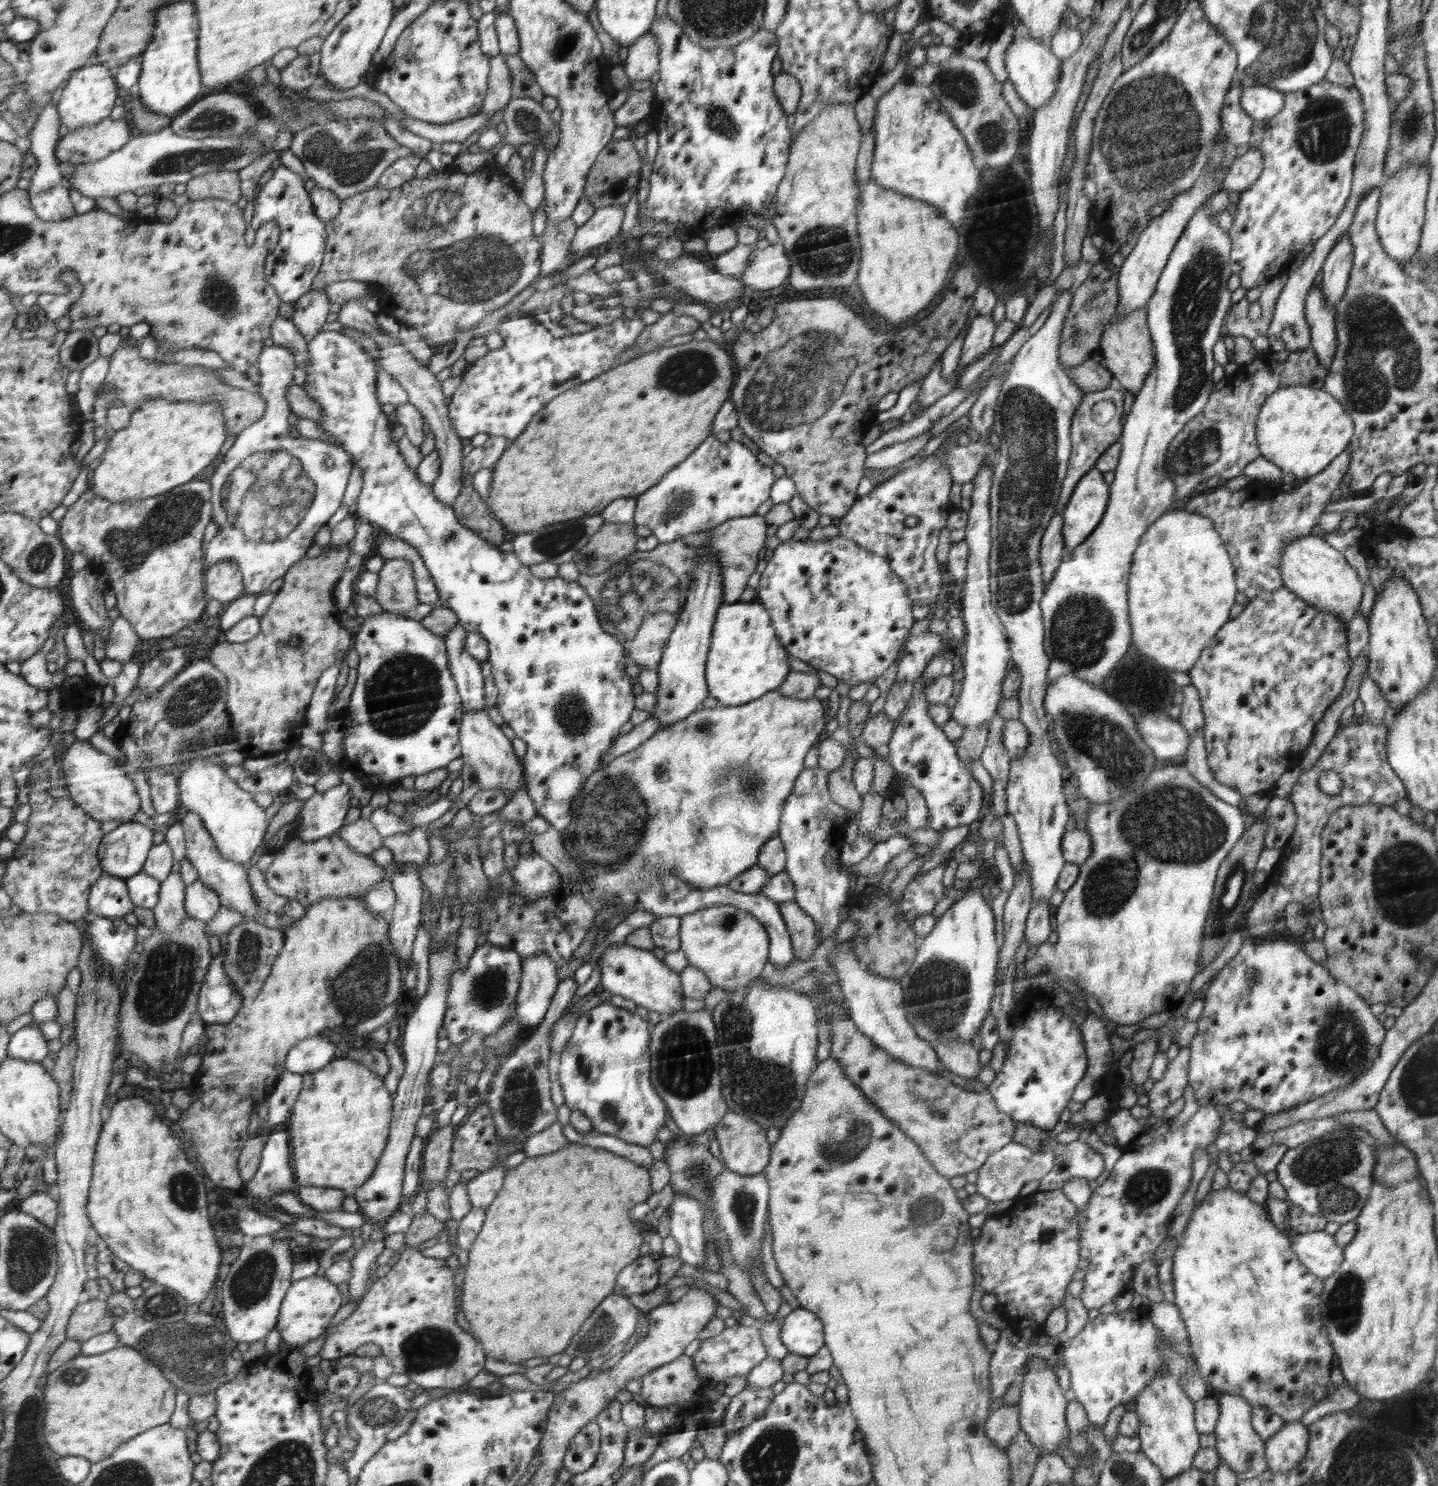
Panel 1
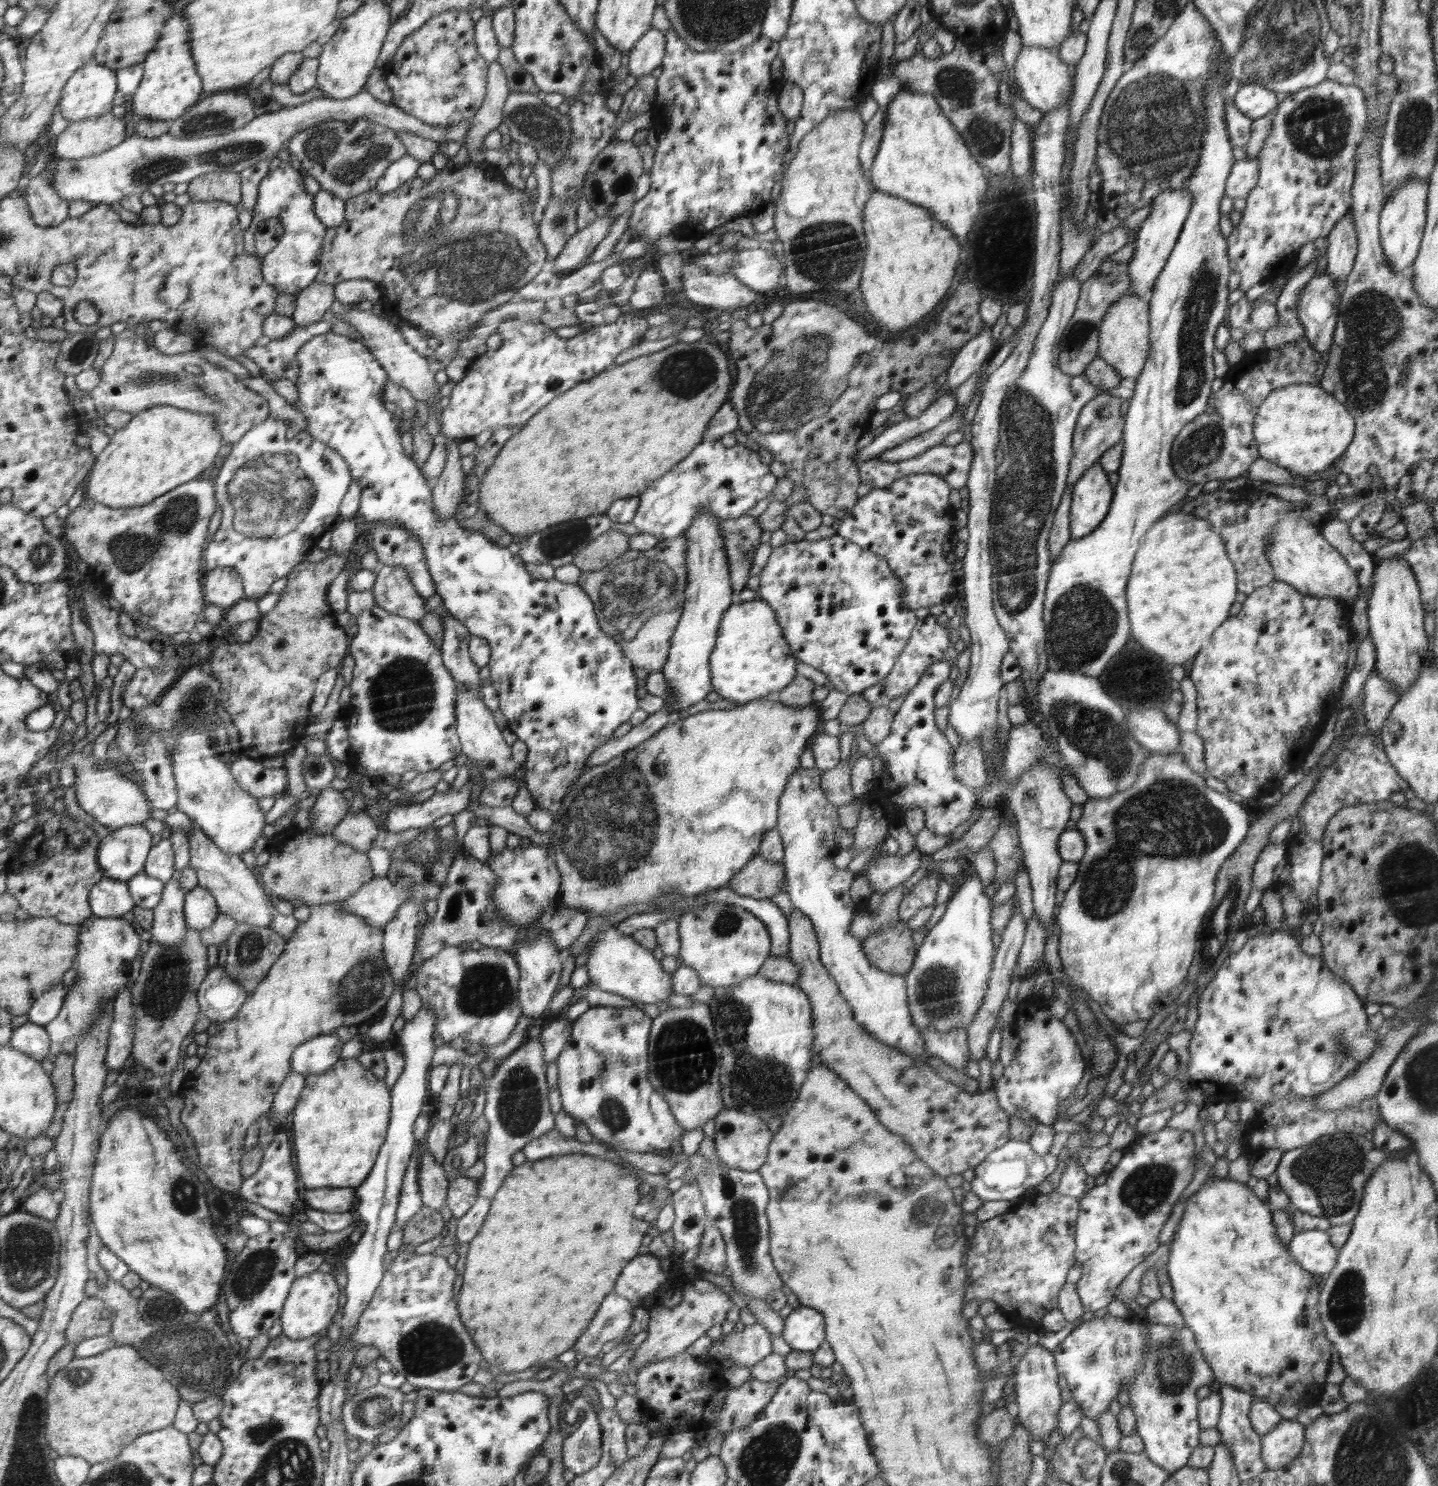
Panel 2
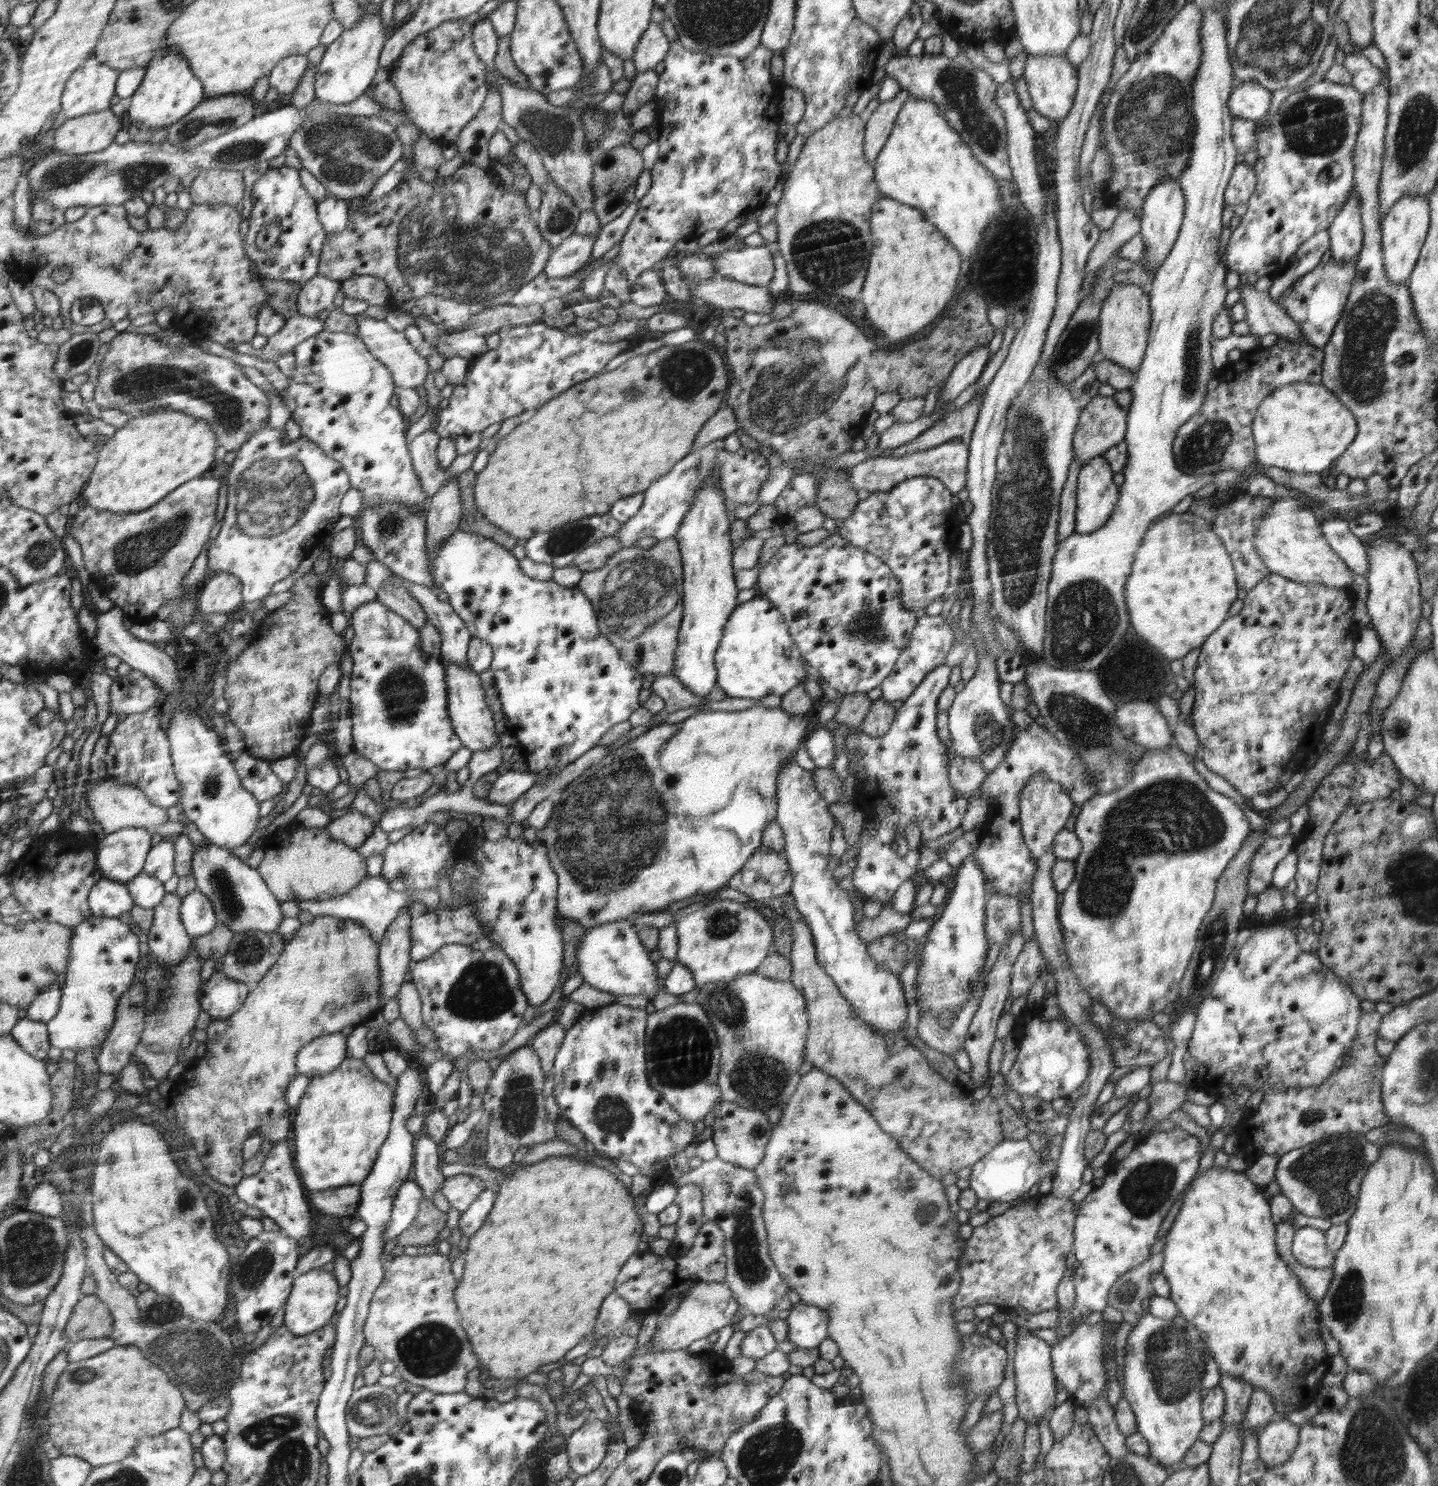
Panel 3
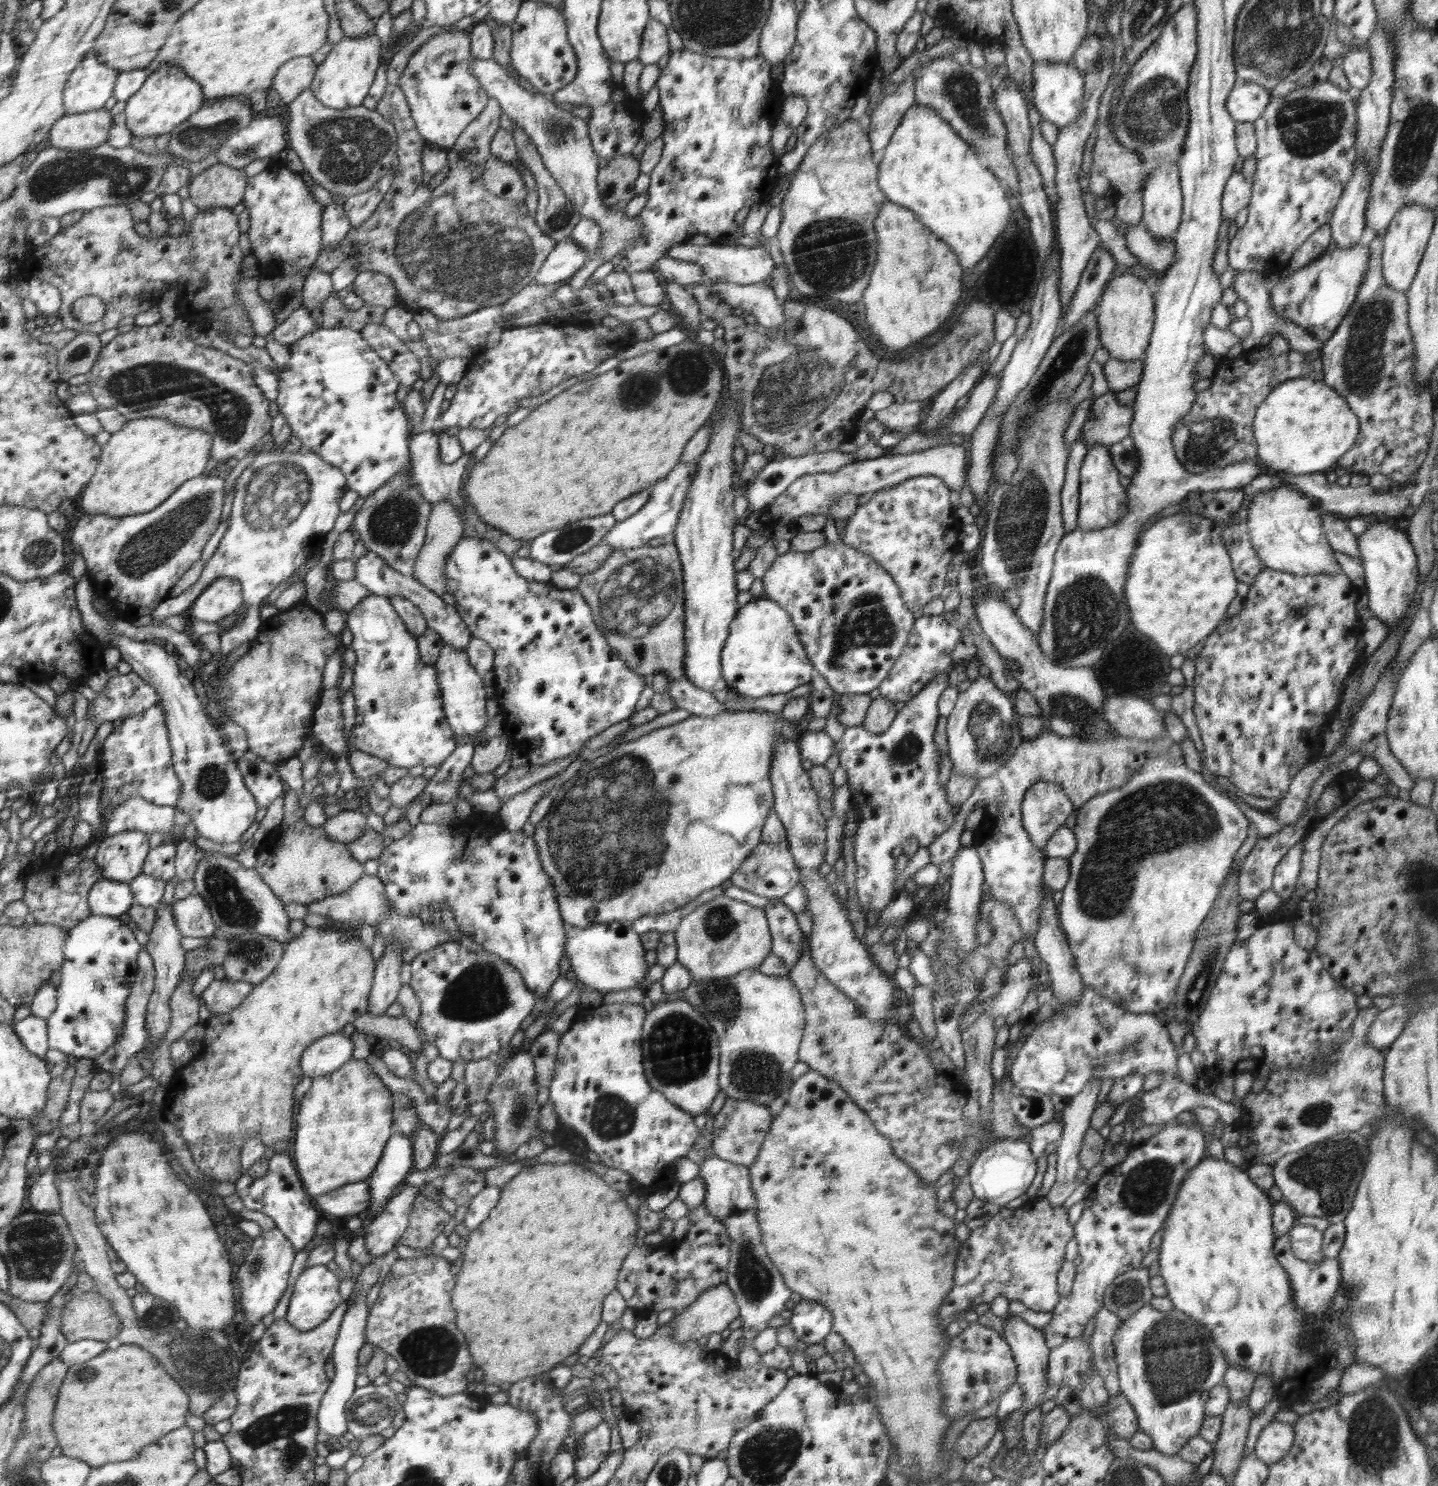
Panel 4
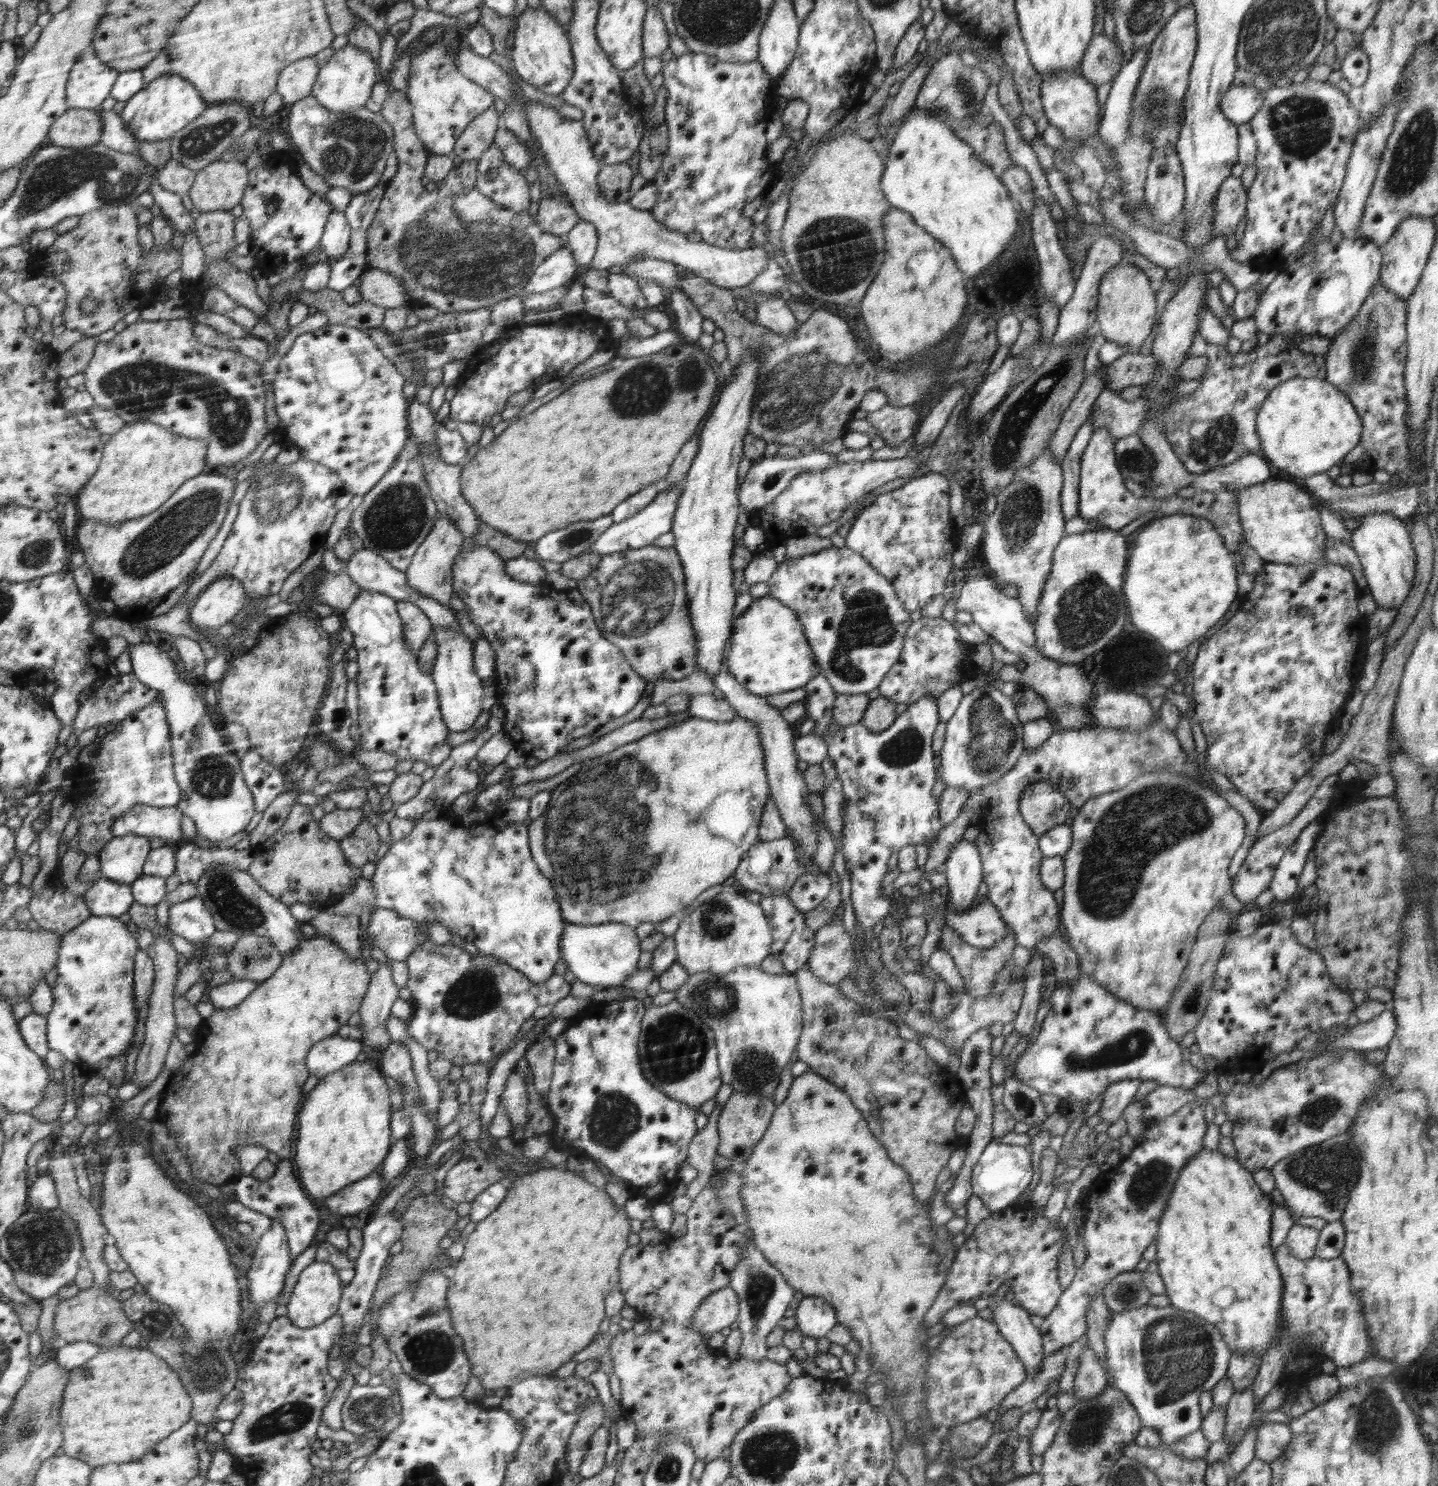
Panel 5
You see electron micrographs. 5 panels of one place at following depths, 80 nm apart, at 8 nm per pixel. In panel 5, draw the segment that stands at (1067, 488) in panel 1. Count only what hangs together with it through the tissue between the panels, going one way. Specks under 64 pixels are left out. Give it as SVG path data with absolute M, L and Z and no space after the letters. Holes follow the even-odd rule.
M1104 390L1099 394L1099 397L1094 401L1091 412L1091 423L1093 430L1100 430L1101 428L1107 428L1108 432L1116 439L1126 438L1127 436L1136 434L1140 425L1145 419L1147 413L1148 403L1143 397L1140 397L1134 401L1124 401L1120 397L1119 392Z

